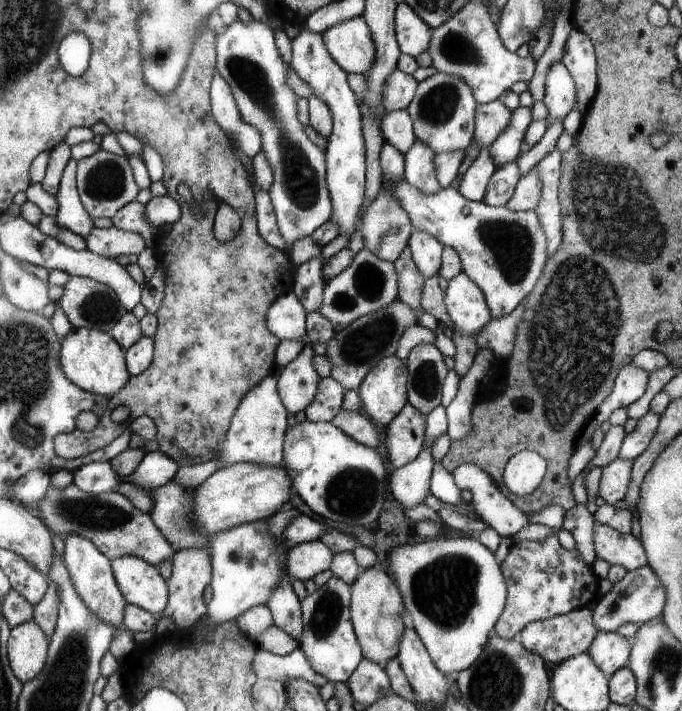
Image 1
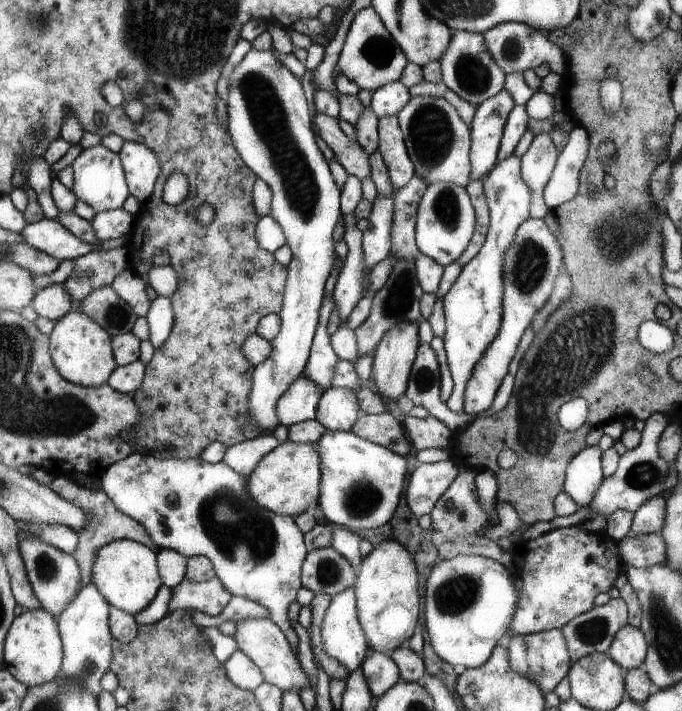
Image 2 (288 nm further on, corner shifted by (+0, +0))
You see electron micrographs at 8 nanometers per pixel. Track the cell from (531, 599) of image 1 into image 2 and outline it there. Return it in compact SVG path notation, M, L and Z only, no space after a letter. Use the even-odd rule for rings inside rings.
M577 526L571 528L557 528L551 532L541 534L535 540L521 540L511 548L513 562L515 562L515 582L517 582L517 608L509 622L509 632L505 634L505 640L513 636L527 636L535 632L547 632L547 630L561 630L567 622L571 622L575 616L581 616L589 612L593 606L593 596L599 592L607 592L613 588L613 580L619 576L619 556L617 556L617 542L613 538L607 538L605 534L583 534L577 530Z

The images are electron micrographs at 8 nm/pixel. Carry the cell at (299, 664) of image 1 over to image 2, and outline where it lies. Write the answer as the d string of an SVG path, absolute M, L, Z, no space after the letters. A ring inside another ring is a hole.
M237 650L237 652L233 652L231 654L231 658L223 664L225 666L225 670L227 670L227 678L235 684L235 686L239 686L241 690L255 690L261 682L263 682L263 674L261 674L261 670L253 664L253 660L245 654L245 652L241 652L241 650Z

